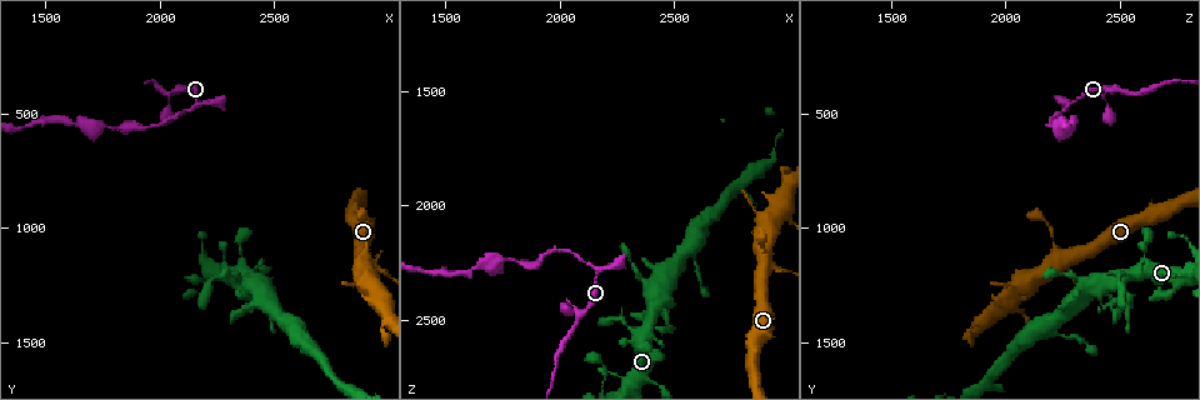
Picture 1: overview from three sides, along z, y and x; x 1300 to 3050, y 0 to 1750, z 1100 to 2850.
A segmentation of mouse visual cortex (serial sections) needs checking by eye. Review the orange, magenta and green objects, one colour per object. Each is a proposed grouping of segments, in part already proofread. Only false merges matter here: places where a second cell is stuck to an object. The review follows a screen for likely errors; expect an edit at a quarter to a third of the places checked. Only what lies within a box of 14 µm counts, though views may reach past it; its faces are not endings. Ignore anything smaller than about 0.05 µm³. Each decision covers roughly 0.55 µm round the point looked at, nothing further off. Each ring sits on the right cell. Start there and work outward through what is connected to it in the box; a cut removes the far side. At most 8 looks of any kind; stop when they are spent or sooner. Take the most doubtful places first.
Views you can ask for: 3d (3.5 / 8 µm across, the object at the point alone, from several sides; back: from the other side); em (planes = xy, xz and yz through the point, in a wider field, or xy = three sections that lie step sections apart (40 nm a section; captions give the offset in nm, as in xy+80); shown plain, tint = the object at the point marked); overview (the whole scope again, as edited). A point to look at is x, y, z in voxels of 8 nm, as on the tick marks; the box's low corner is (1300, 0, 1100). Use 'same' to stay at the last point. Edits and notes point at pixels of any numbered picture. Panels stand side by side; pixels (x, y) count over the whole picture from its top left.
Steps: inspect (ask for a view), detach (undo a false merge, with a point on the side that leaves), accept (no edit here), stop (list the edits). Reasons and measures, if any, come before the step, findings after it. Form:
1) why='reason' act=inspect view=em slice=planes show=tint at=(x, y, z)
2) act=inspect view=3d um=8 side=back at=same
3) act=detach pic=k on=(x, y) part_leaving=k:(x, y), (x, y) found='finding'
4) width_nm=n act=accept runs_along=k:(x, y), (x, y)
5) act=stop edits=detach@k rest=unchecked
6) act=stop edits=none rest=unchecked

why='abrupt turn' act=inspect view=3d um=8 side=back at=(2470, 1310, 2470)

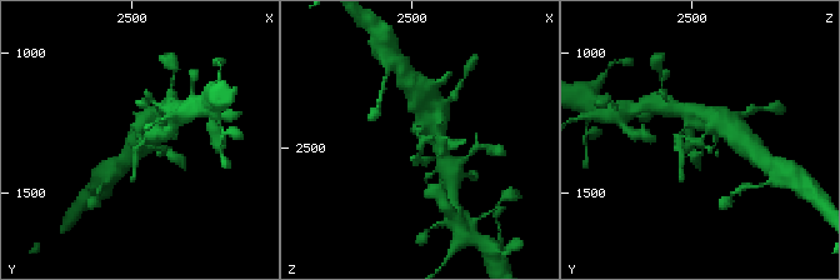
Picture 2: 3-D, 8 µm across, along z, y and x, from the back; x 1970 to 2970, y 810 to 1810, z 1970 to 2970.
act=inspect view=em slice=xy step=5 show=tint at=(2470, 1320, 2470)

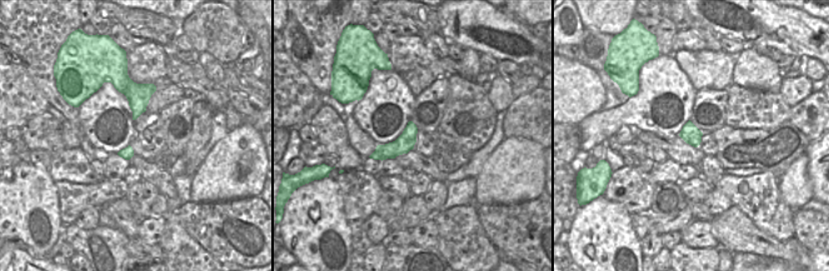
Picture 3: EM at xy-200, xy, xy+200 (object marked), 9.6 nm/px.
act=accept runs_along=2:(721, 121), (701, 138), (695, 156) found='one cell here'

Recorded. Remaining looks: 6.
why='thick turns thin' act=inspect view=em slice=xy step=2 show=tint at=(2210, 450, 2270)

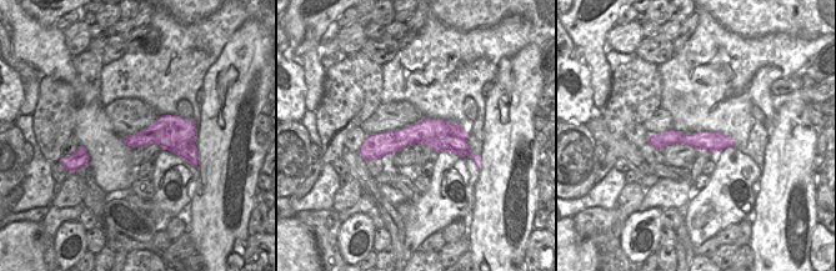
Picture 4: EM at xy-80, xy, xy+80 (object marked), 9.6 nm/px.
why='see where the arms go' act=inspect view=3d um=3.5 at=same

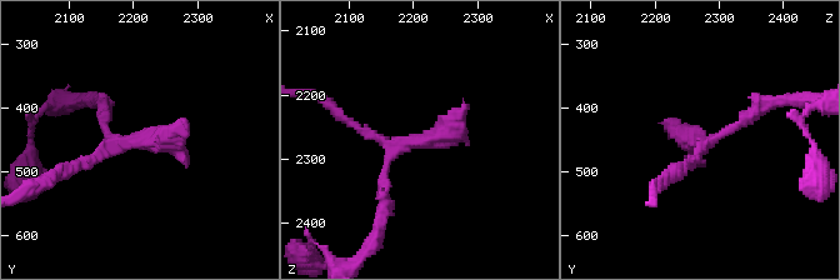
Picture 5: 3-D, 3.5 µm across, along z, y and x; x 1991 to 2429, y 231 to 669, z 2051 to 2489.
act=detach pic=5 on=(76, 164) border=4:(465, 139), (436, 135), (424, 144) found='two cells meet here'

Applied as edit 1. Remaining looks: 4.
why='a narrow waist' act=inspect view=3d um=8 at=(2200, 1210, 2720)

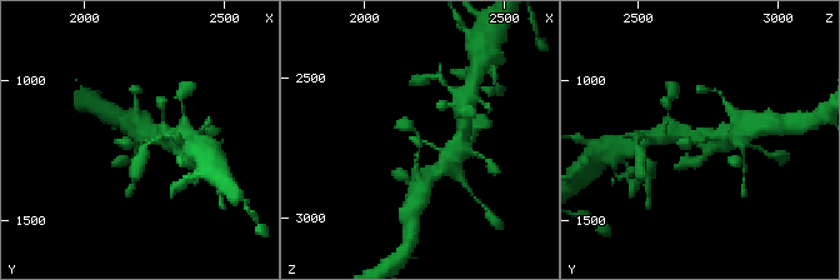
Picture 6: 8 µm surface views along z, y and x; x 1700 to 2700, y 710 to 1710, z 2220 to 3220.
why='zoom in' act=inspect view=3d um=3.5 at=(2210, 1210, 2720)

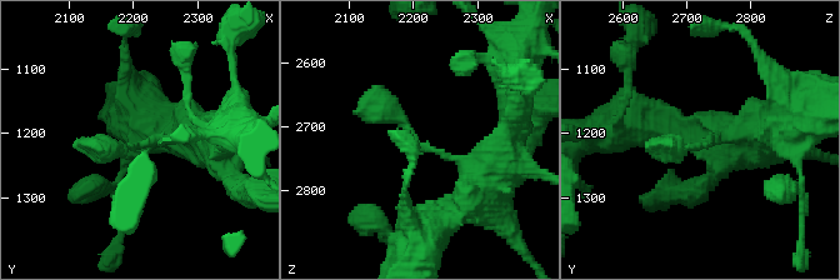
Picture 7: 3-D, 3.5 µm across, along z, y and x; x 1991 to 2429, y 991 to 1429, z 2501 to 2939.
why='now the EM' act=inspect view=em slice=xy step=2 show=tint at=(2210, 1215, 2725)

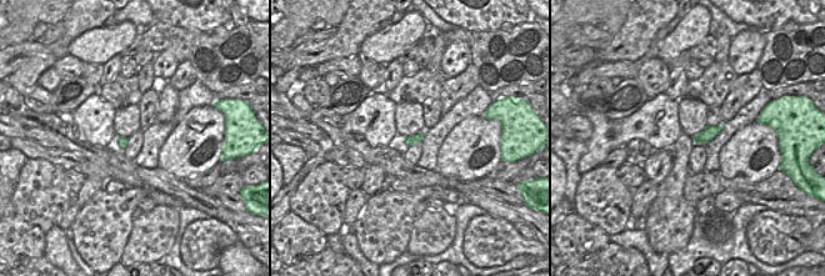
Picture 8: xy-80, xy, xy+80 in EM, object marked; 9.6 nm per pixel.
width_nm=100 act=accept runs_along=7:(491, 183), (423, 148), (388, 109), (358, 113) found='all the same cell'

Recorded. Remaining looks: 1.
act=stop edits=detach@5 rest=unchecked

